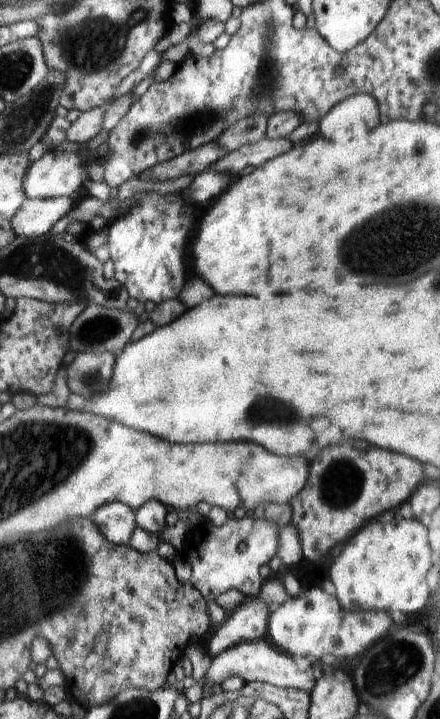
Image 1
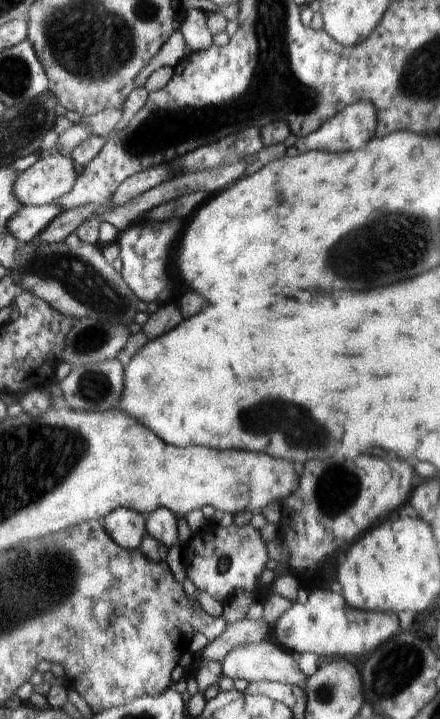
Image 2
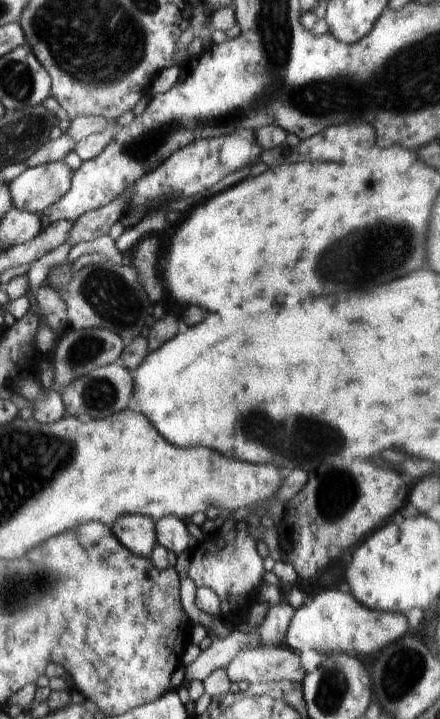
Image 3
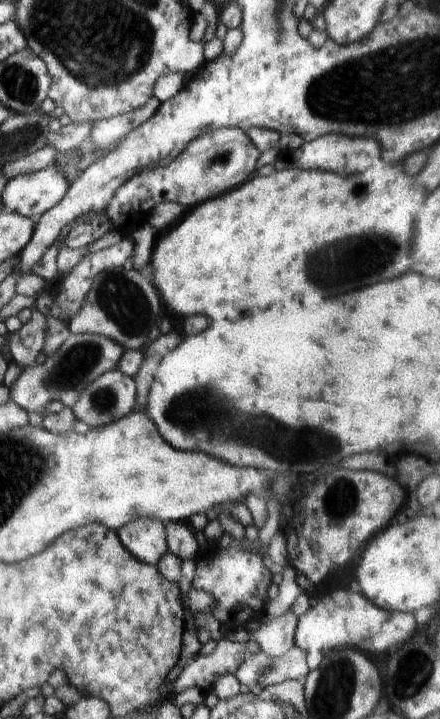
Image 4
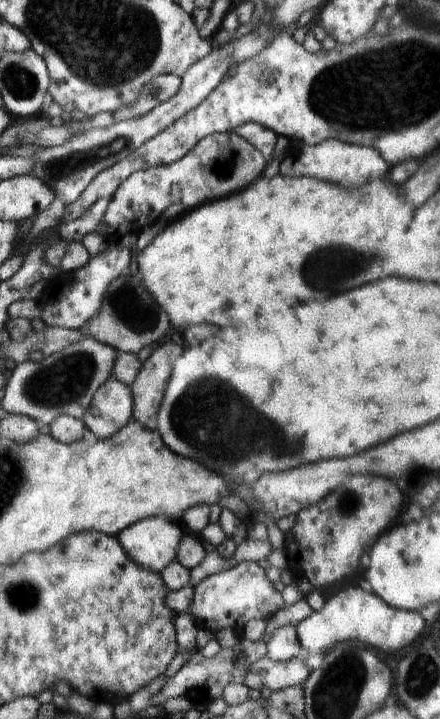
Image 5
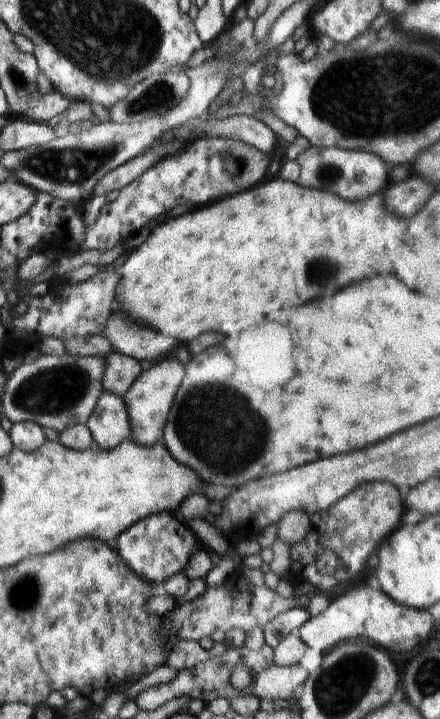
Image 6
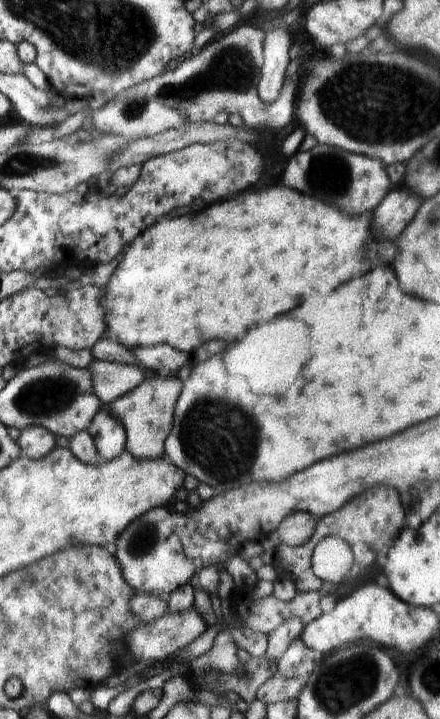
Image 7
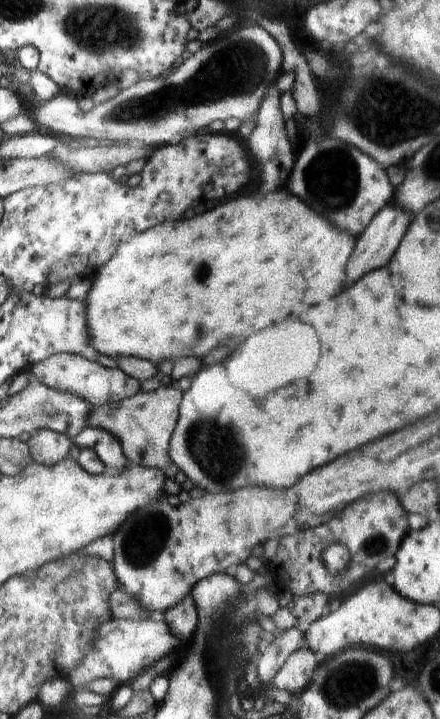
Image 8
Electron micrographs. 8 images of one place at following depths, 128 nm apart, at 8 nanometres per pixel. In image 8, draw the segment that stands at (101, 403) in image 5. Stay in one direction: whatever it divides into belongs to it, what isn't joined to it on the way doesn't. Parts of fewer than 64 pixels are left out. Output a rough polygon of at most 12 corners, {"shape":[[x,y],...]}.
{"shape":[[85,427],[72,440],[91,449],[104,466],[127,466],[118,438],[99,427]]}

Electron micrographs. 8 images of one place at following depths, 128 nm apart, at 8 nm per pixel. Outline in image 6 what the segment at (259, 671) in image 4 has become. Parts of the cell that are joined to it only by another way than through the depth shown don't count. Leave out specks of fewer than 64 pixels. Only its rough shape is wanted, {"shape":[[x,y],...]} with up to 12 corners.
{"shape":[[274,663],[254,676],[260,701],[292,700],[308,675],[300,665]]}

